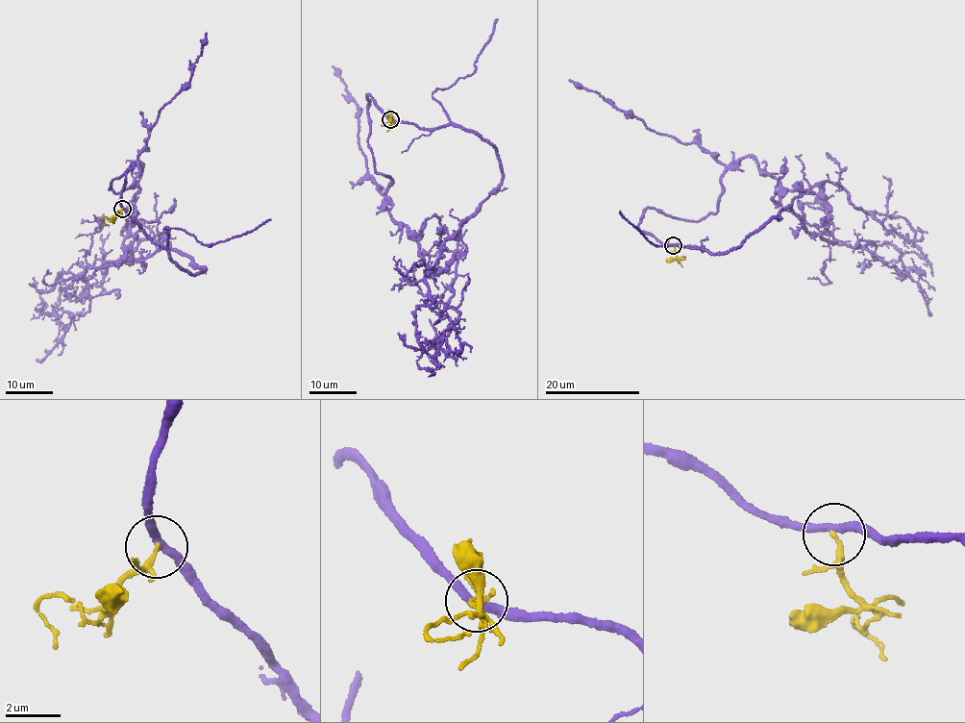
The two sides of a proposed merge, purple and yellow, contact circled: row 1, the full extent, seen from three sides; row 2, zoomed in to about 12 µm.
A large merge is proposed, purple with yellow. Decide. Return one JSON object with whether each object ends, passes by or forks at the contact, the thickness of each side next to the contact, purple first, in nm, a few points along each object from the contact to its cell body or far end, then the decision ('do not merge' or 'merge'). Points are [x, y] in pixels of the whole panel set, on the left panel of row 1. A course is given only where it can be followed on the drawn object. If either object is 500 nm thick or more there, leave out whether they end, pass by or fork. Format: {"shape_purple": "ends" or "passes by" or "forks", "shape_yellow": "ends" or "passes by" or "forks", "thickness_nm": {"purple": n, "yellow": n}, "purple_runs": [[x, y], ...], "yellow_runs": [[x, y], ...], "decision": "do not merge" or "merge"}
{"shape_purple": "passes by", "shape_yellow": "passes by", "thickness_nm": {"purple": 280, "yellow": 140}, "purple_runs": [[122, 208], [172, 261], [196, 274], [205, 268], [171, 249], [88, 267], [88, 311], [55, 314], [57, 347]], "yellow_runs": [[122, 209], [111, 221], [102, 218], [105, 225]], "decision": "do not merge"}

